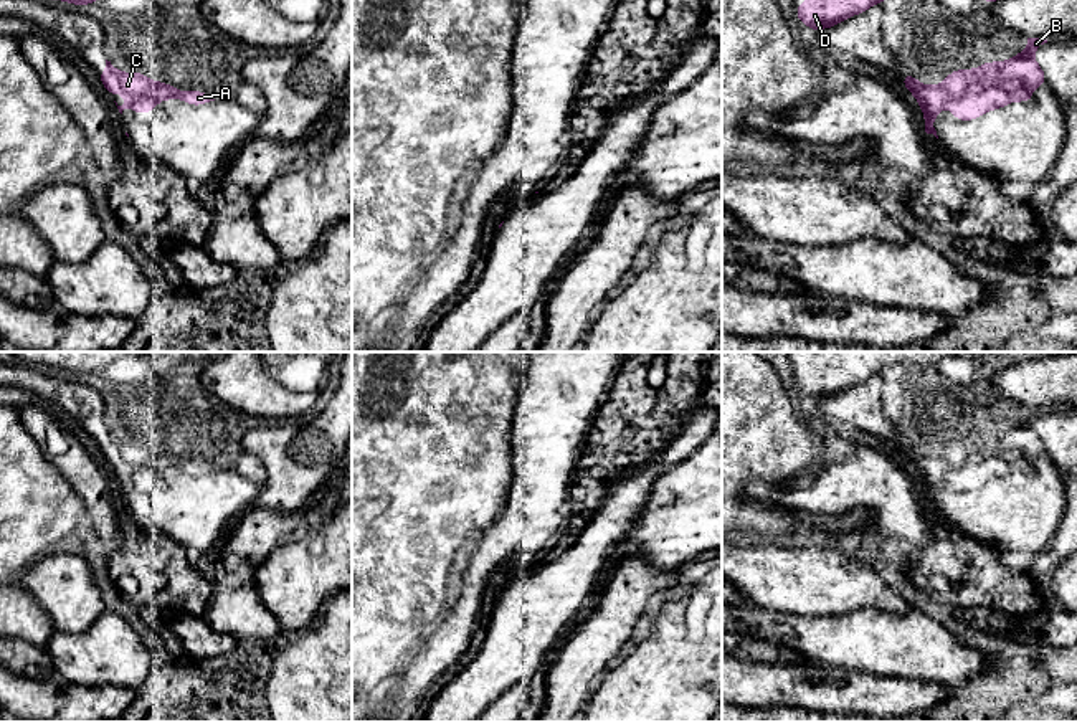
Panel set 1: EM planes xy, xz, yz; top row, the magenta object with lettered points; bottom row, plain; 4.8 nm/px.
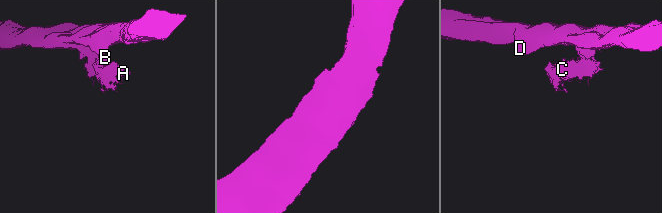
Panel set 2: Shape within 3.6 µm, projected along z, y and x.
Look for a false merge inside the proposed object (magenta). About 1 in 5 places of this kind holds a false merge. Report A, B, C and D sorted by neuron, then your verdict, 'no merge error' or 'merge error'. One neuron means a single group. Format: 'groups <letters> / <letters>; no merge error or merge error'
groups A B C D; no merge error

